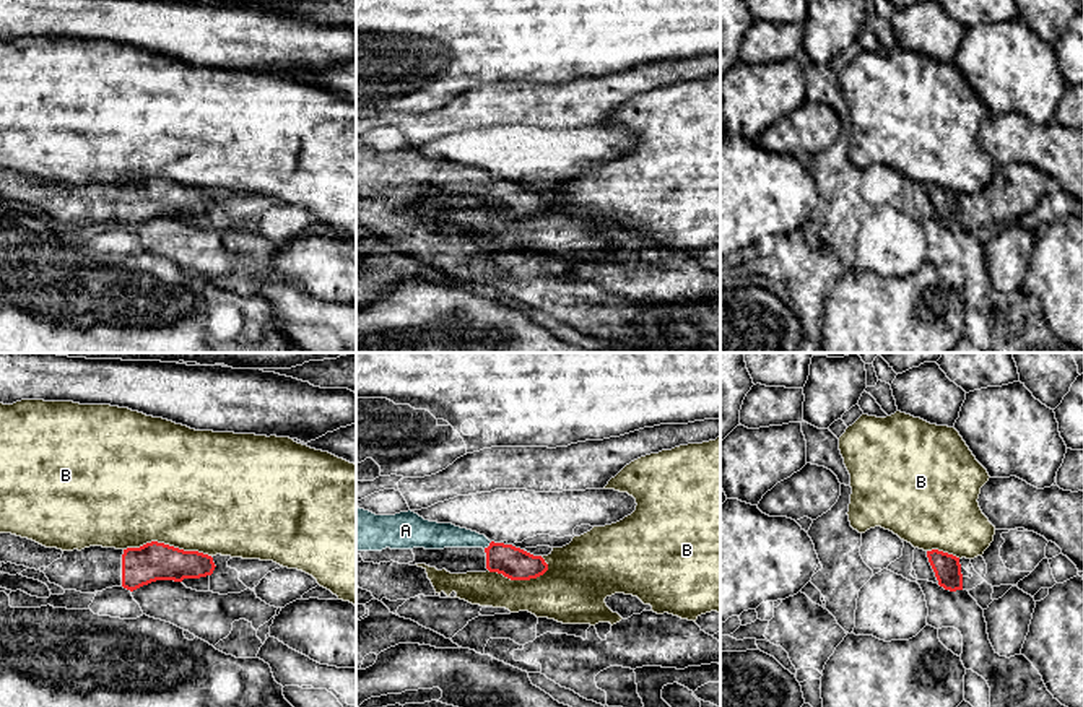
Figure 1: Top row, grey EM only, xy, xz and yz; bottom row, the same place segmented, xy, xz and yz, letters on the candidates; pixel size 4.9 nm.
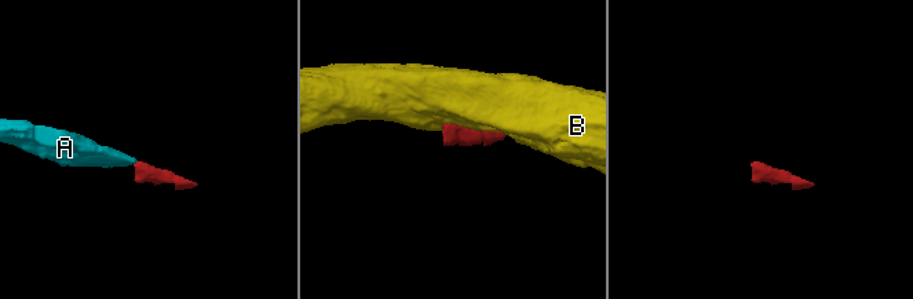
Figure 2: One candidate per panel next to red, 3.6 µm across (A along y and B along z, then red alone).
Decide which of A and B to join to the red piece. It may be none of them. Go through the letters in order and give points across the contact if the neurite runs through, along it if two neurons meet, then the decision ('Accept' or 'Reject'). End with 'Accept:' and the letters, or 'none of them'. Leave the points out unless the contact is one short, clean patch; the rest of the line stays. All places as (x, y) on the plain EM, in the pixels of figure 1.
A: Path across: xz (513, 199), (488, 182), (477, 176), (439, 171). Accept
B: Reject
Accept: A

